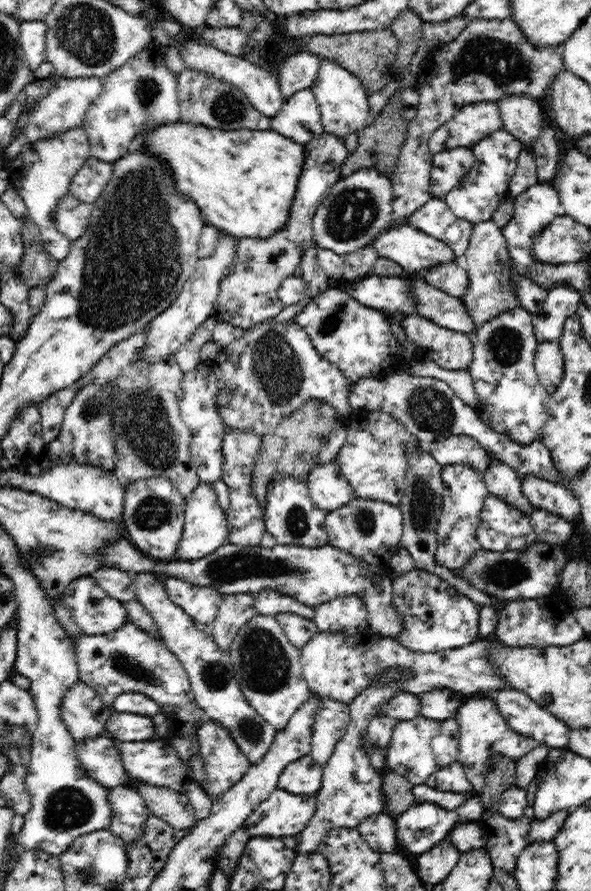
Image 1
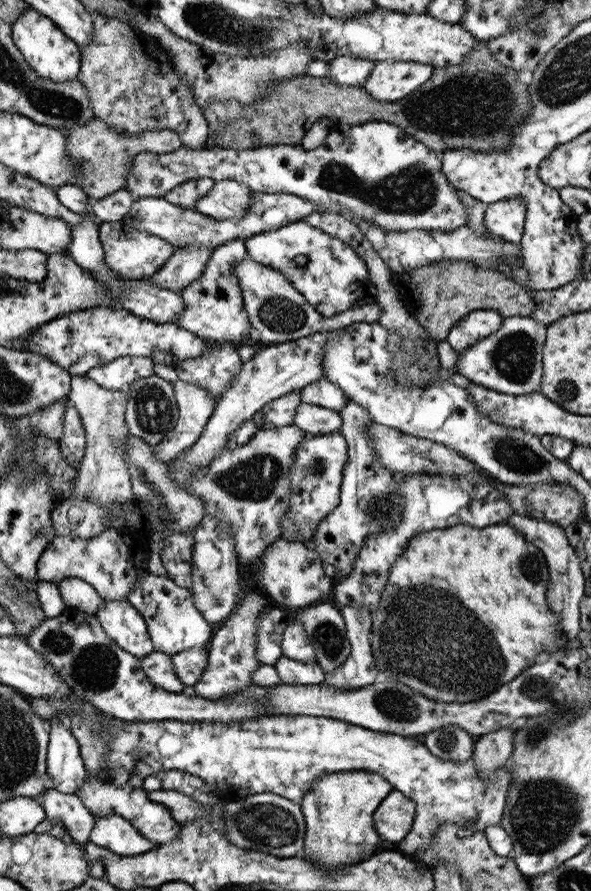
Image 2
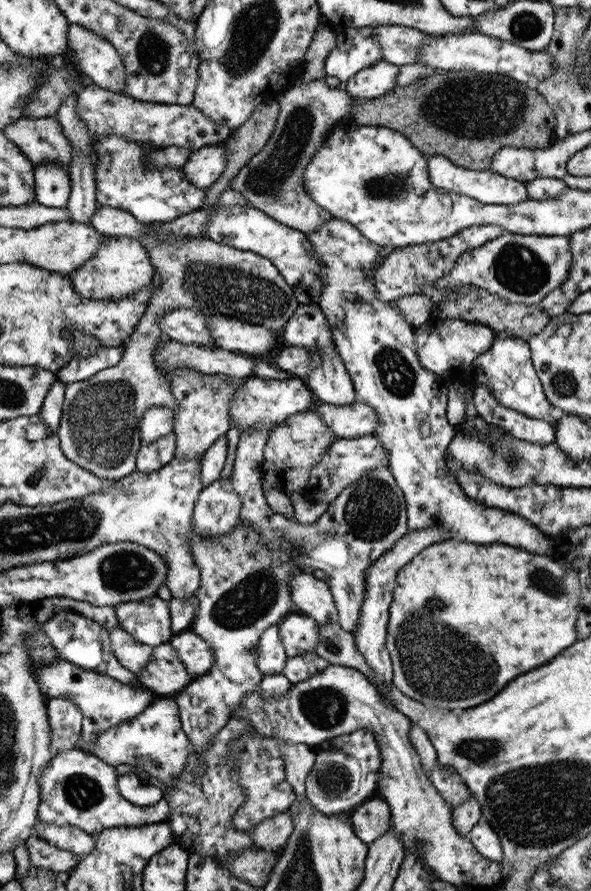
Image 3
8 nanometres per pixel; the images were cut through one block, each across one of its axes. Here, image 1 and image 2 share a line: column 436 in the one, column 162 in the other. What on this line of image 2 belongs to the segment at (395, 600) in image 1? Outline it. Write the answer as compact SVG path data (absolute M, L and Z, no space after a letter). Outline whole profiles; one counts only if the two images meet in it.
M148 573L138 580L126 599L141 615L153 651L177 654L177 652L191 650L209 651L209 640L213 632L213 625L209 624L193 606L190 592L186 588L177 586L165 576Z

